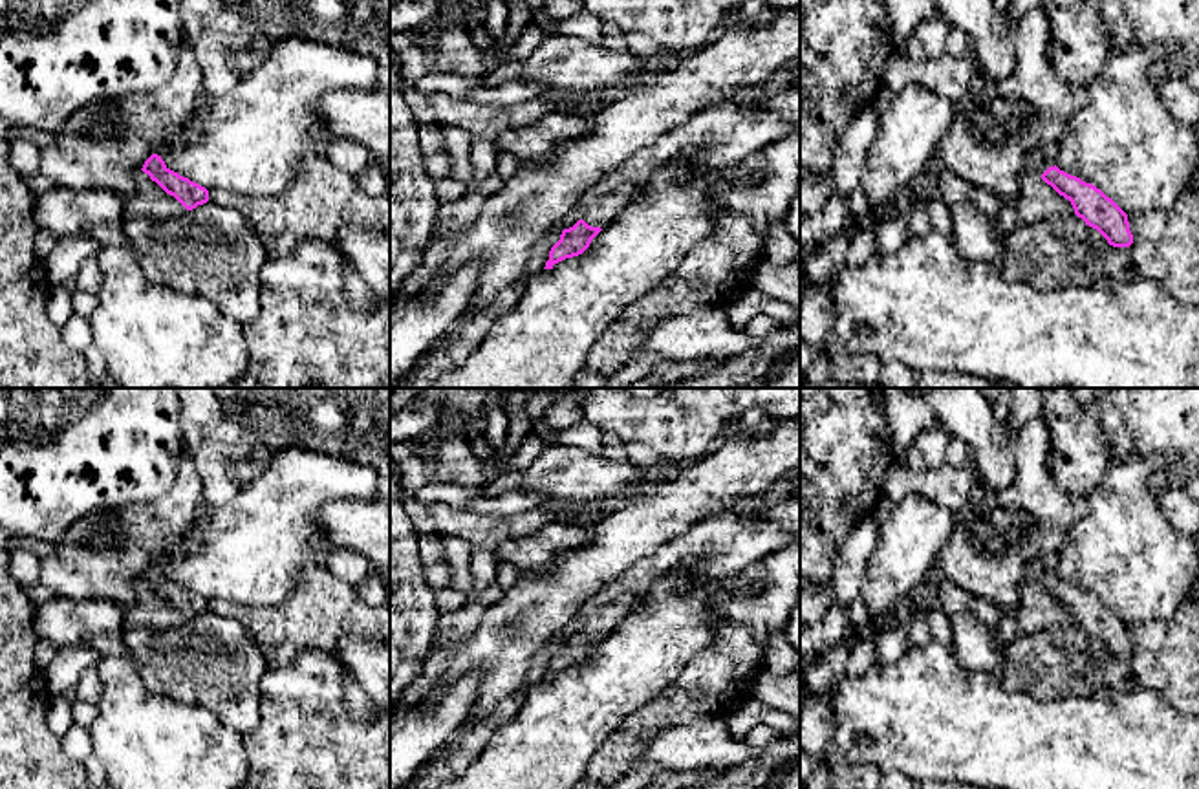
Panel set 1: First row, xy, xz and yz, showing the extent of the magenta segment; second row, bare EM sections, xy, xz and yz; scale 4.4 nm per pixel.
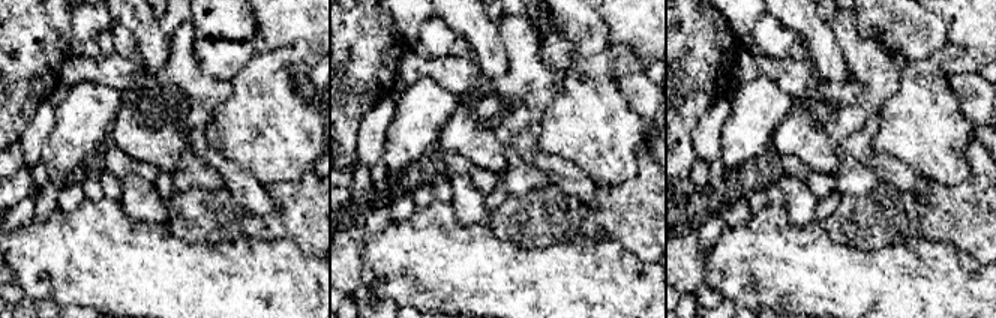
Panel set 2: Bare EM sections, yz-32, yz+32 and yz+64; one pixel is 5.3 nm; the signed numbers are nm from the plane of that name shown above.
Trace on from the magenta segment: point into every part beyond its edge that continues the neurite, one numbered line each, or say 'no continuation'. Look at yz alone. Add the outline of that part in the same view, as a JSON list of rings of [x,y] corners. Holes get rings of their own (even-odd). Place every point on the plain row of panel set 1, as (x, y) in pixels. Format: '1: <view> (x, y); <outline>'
1: yz (1046, 566); [[[1043,553],[1027,573],[1027,580],[1042,586],[1049,577],[1056,575],[1058,553]]]

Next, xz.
1: xz (606, 616); [[[619,597],[611,602],[599,602],[586,619],[582,630],[591,637],[608,637],[621,624],[632,608],[630,597]]]

